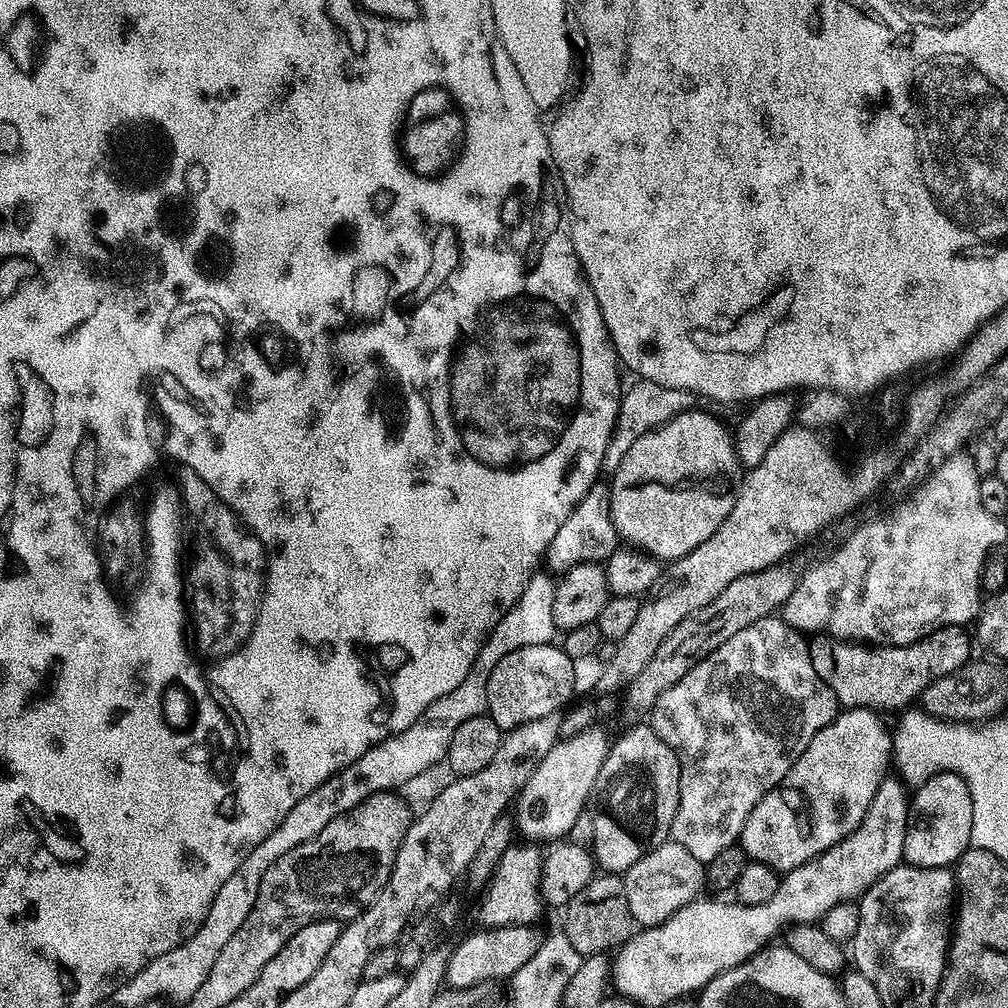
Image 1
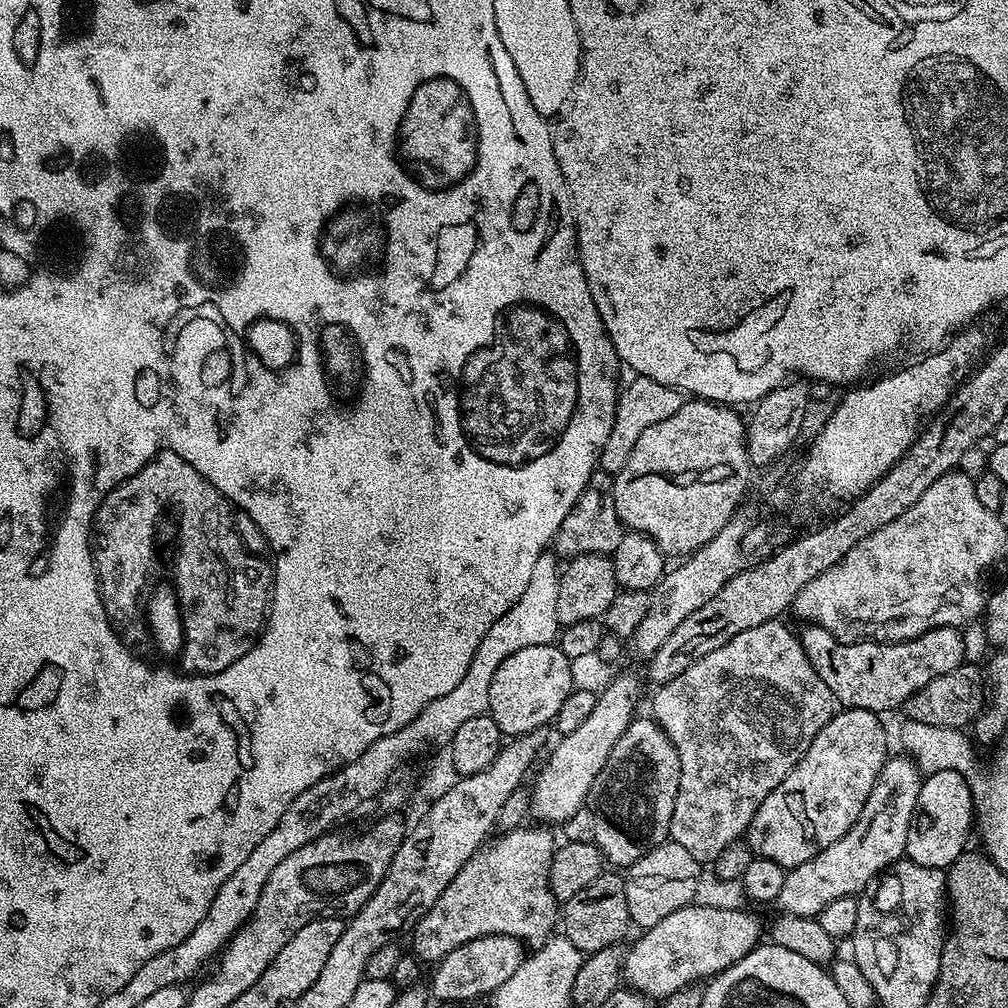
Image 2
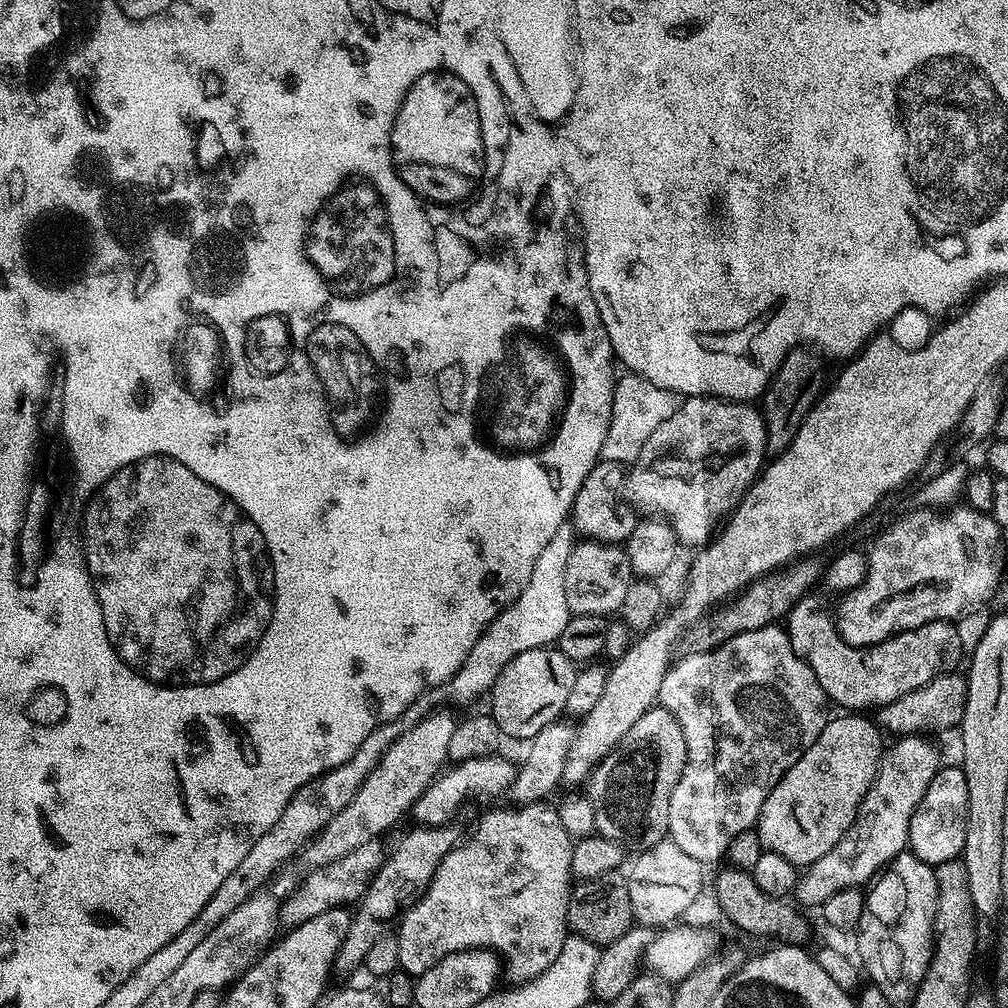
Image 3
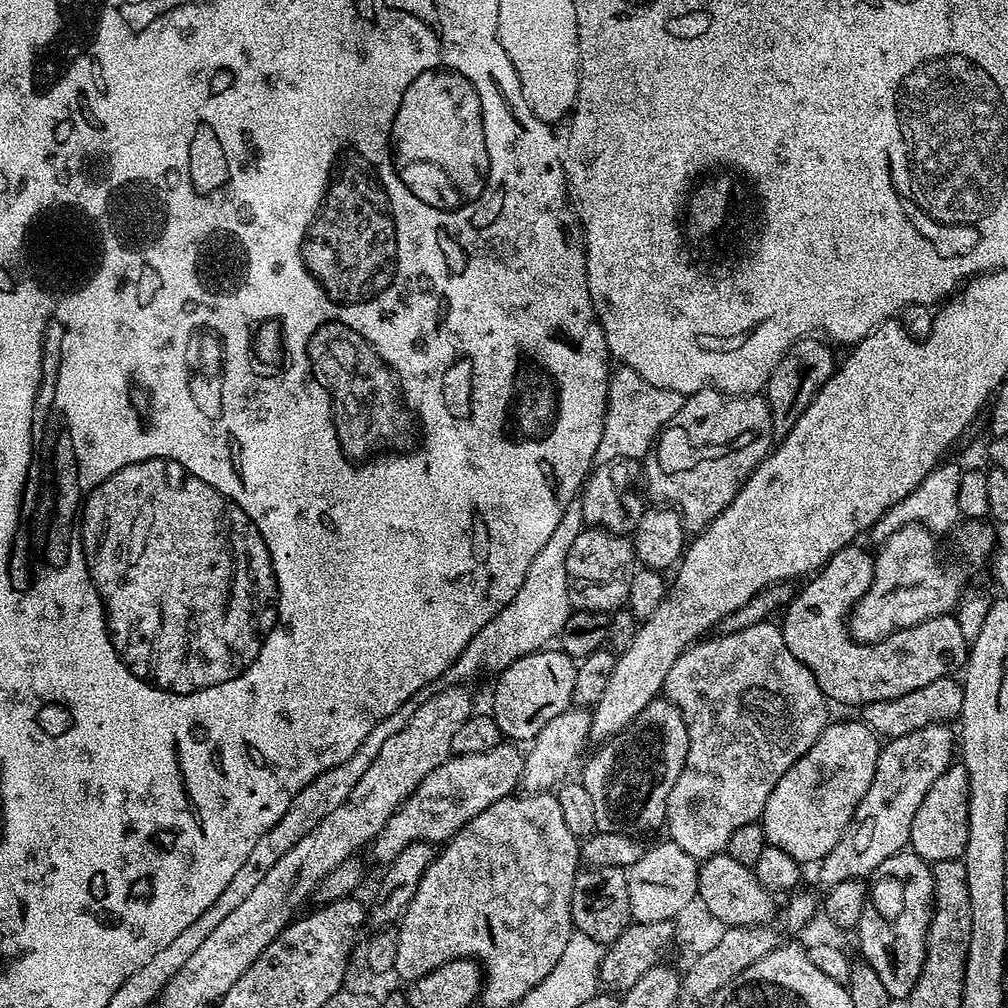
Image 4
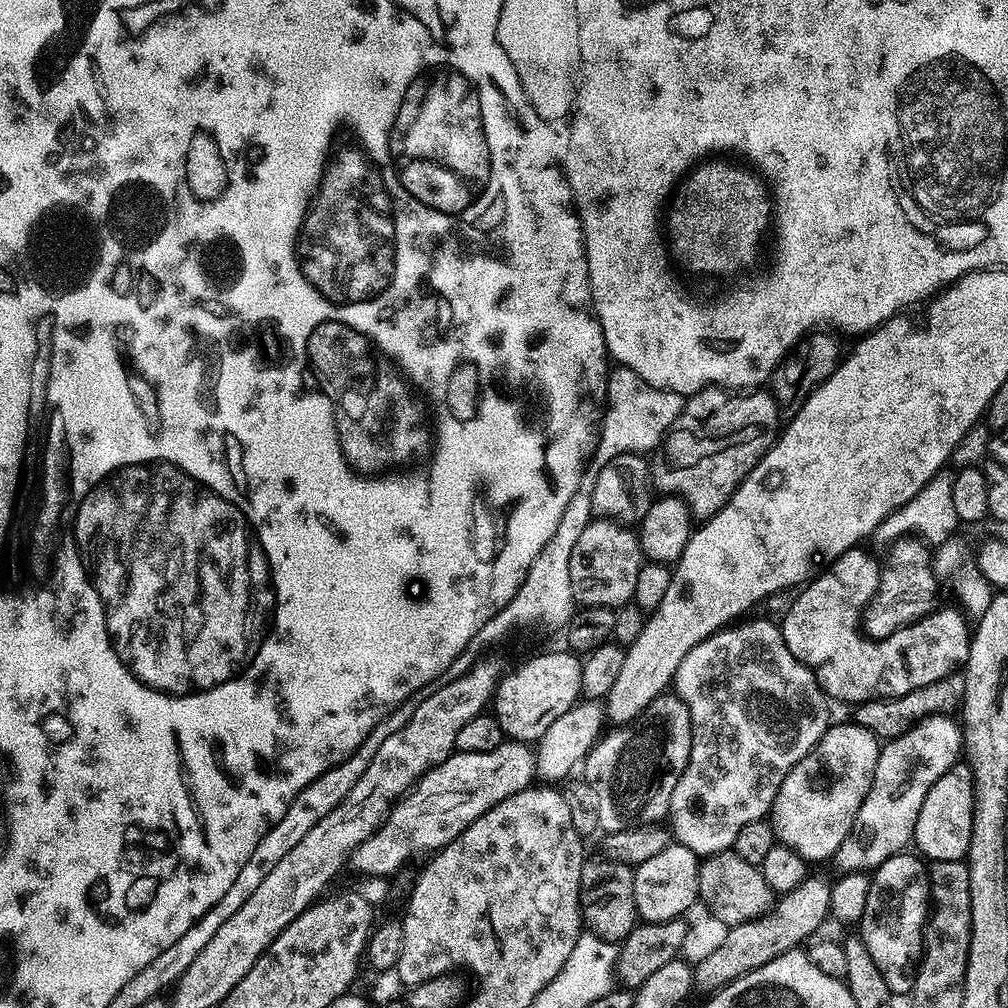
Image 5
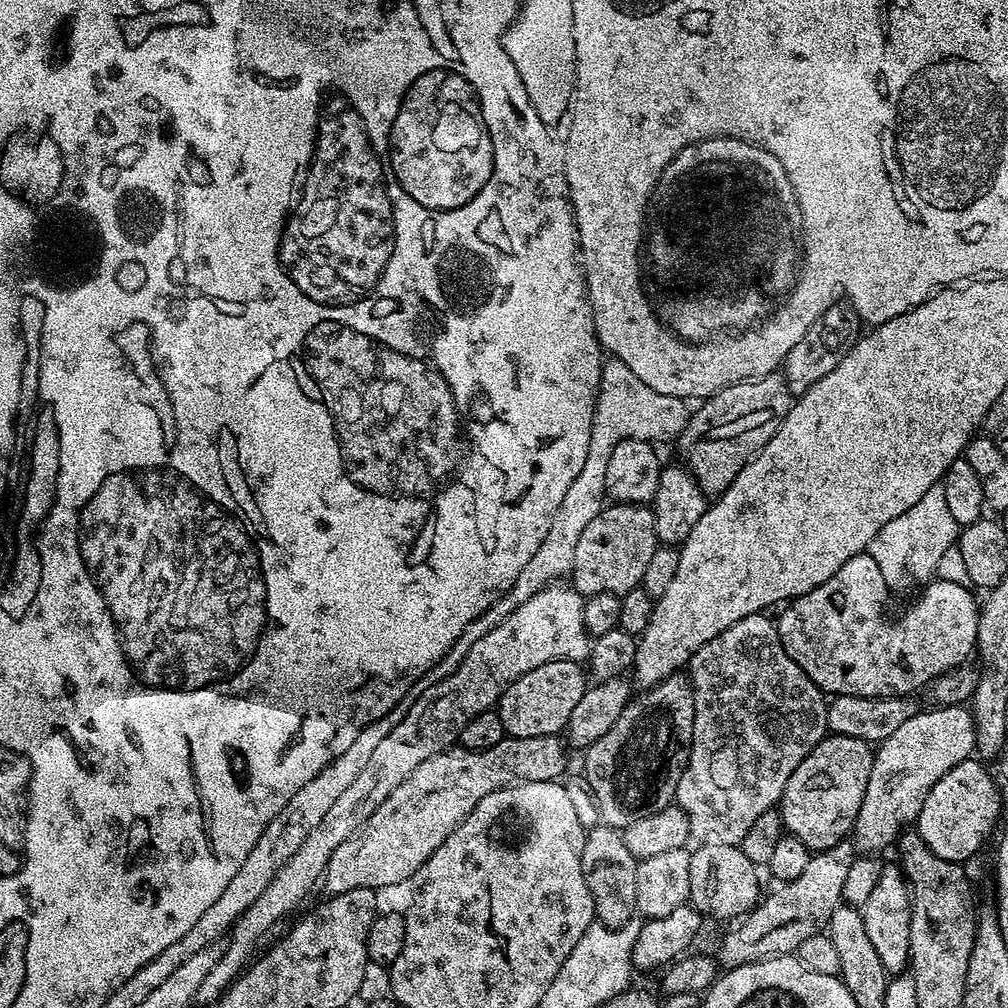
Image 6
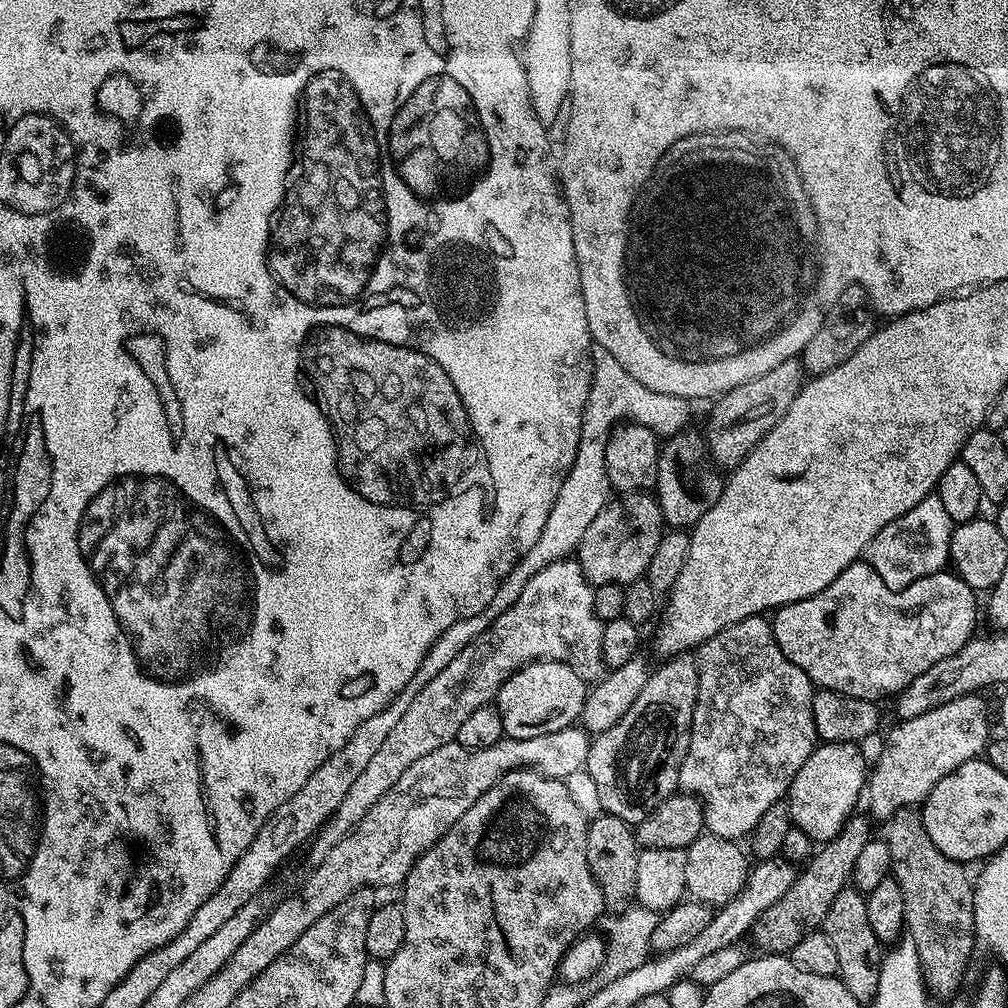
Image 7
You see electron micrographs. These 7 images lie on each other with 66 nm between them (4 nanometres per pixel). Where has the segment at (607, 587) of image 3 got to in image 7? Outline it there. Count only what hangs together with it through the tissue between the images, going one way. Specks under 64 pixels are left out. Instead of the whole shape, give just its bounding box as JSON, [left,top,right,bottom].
[574,492,664,586]

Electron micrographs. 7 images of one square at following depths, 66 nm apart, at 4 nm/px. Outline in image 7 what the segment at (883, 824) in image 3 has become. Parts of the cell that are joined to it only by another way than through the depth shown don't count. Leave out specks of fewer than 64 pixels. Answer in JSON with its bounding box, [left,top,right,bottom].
[866,694,988,822]

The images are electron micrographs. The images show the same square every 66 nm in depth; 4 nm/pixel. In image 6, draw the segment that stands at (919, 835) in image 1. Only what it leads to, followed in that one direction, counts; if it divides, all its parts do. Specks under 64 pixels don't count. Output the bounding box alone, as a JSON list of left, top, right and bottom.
[914,758,1001,862]

